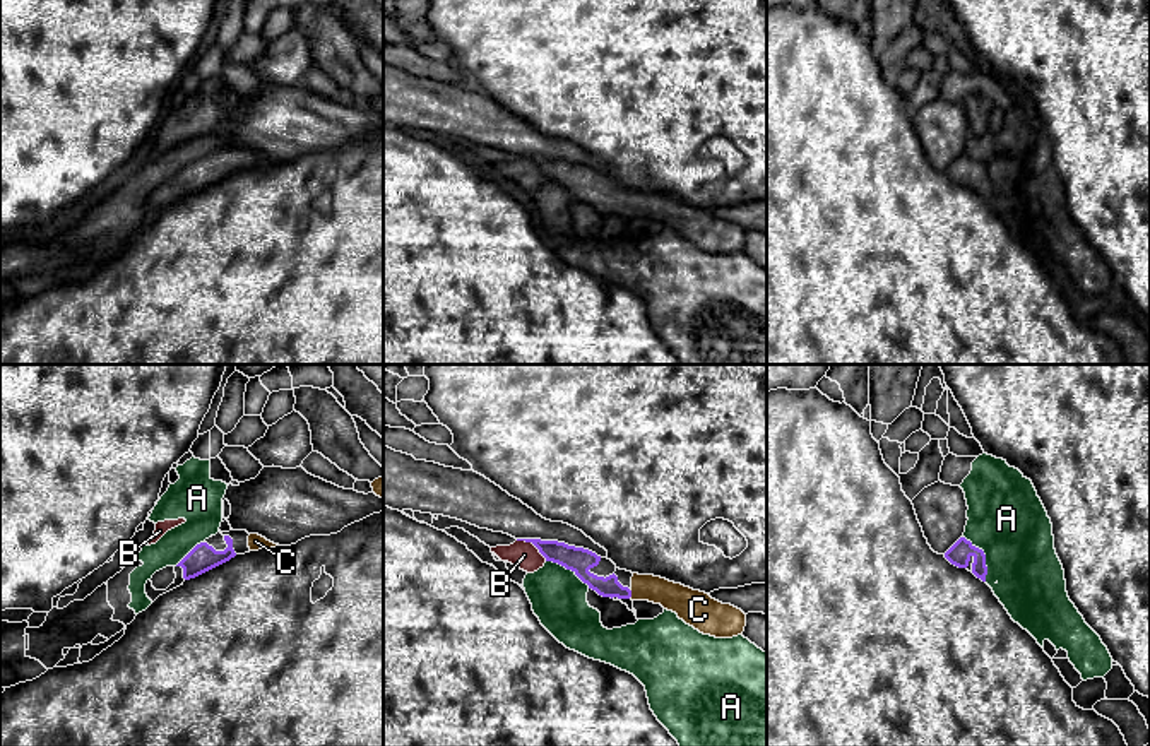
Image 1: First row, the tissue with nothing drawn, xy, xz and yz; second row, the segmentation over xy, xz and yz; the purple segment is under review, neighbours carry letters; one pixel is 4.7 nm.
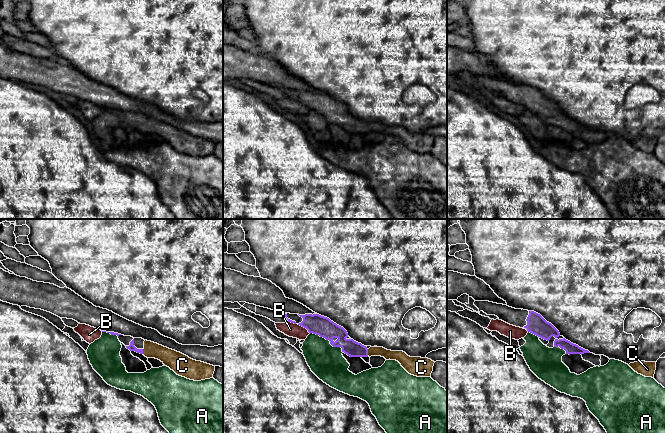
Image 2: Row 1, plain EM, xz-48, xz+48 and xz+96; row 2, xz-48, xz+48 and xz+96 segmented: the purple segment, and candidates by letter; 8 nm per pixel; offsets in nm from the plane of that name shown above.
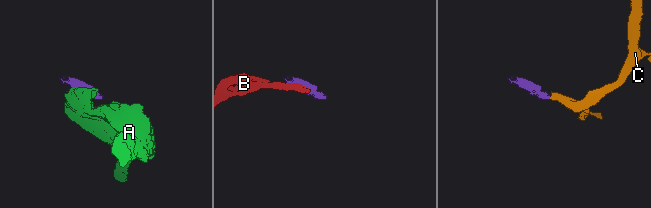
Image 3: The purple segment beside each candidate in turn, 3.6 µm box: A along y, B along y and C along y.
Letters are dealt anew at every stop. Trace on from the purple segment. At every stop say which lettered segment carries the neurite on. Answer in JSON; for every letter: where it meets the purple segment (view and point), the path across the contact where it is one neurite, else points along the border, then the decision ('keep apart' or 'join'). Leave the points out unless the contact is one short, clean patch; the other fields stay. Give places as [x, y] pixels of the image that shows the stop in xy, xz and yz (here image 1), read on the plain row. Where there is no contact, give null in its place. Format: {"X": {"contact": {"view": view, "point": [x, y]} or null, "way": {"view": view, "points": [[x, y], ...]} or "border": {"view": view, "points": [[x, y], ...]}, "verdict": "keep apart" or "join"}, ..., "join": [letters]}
{"A": {"contact": {"view": "yz", "point": [984, 173]}, "border": {"view": "yz", "points": [[964, 153], [983, 168], [986, 197]]}, "verdict": "keep apart"}, "B": {"contact": {"view": "xz", "point": [533, 159]}, "border": {"view": "xz", "points": [[517, 156], [529, 158], [546, 177]]}, "verdict": "keep apart"}, "C": {"contact": {"view": "xz", "point": [630, 211]}, "verdict": "join"}, "join": ["C"]}

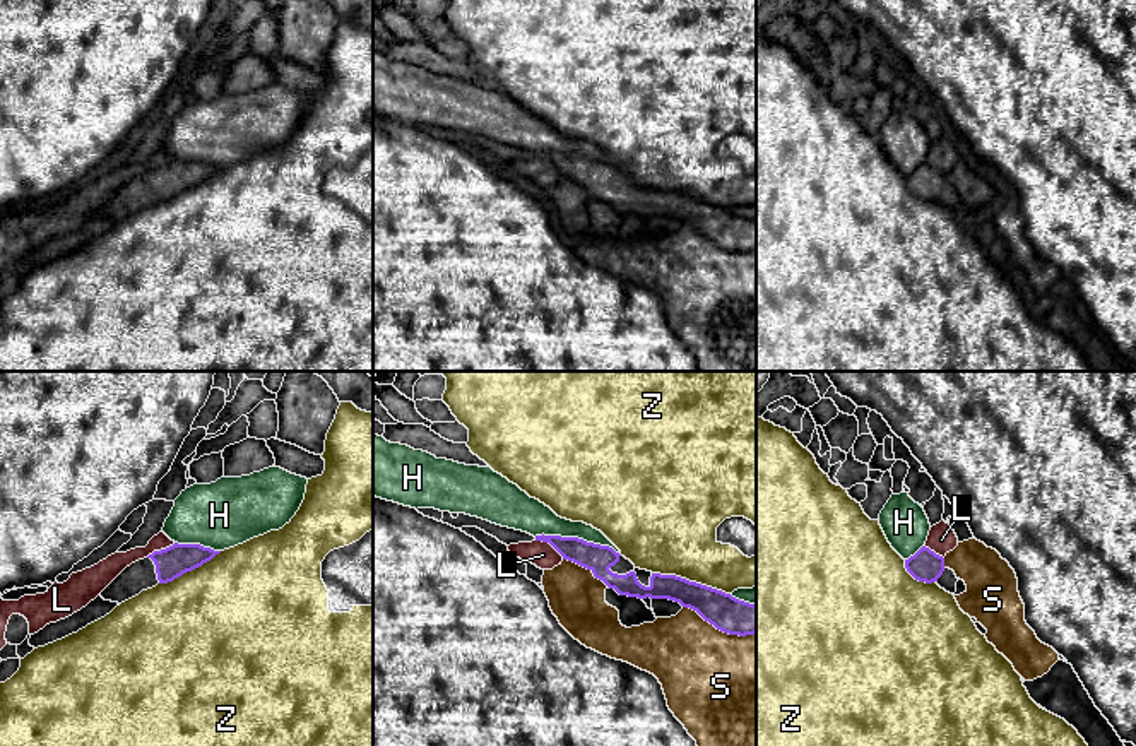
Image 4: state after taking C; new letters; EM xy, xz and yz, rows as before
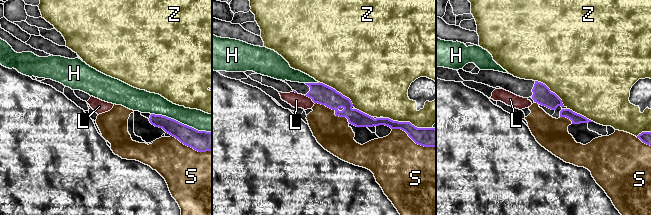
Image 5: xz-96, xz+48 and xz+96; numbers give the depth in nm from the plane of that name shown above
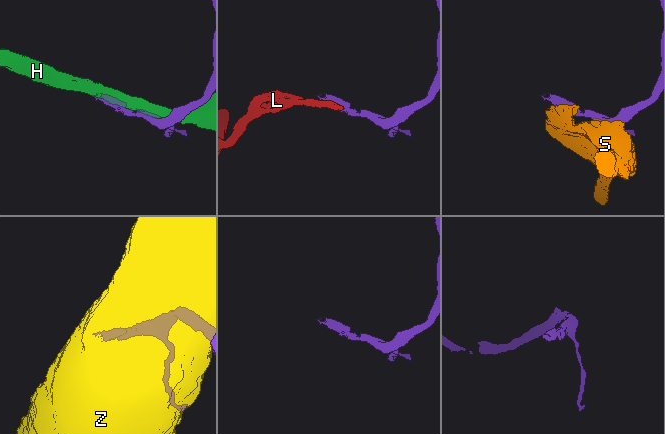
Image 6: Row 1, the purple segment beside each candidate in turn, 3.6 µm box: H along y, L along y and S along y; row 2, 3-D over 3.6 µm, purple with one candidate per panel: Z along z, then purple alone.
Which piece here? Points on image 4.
{"H": {"contact": {"view": "xz", "point": [577, 154]}, "verdict": "keep apart"}, "L": {"contact": {"view": "xz", "point": [550, 159]}, "border": {"view": "xz", "points": [[534, 156], [546, 158], [563, 175]]}, "verdict": "keep apart"}, "S": {"contact": {"view": "xz", "point": [719, 245]}, "verdict": "keep apart"}, "Z": {"contact": {"view": "xz", "point": [692, 199]}, "verdict": "keep apart"}, "join": []}

